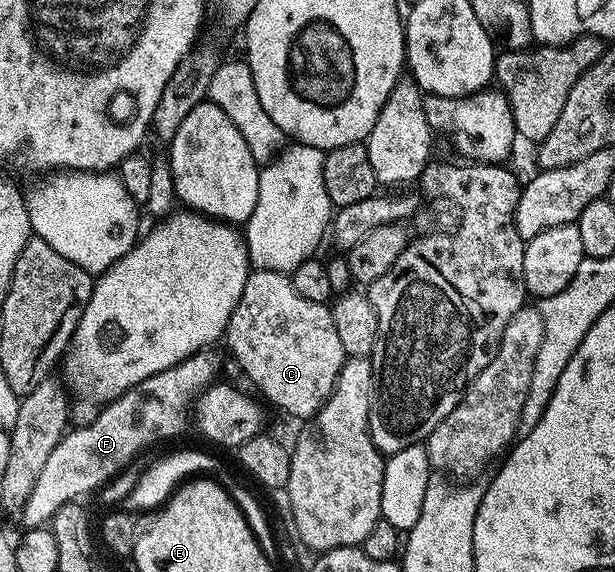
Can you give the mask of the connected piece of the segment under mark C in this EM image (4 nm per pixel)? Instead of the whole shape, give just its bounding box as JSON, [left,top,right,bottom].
[227,267,346,419]

